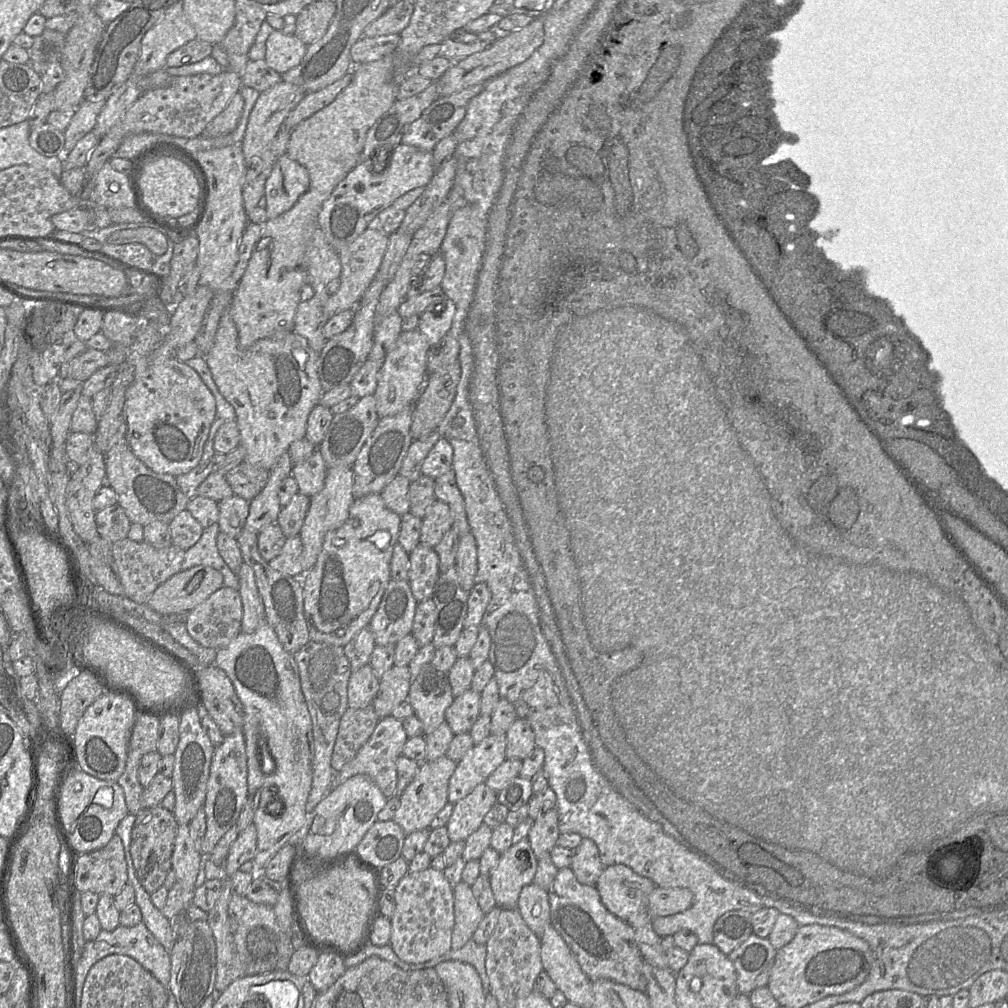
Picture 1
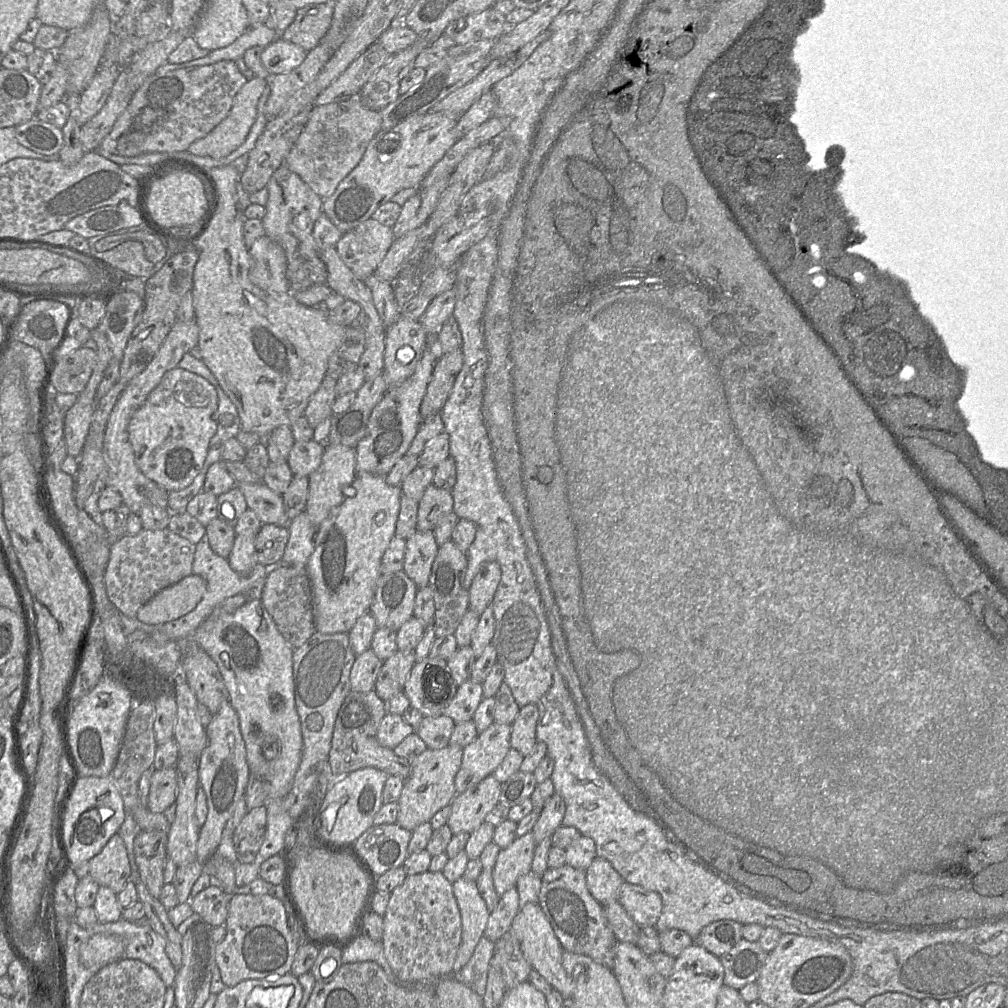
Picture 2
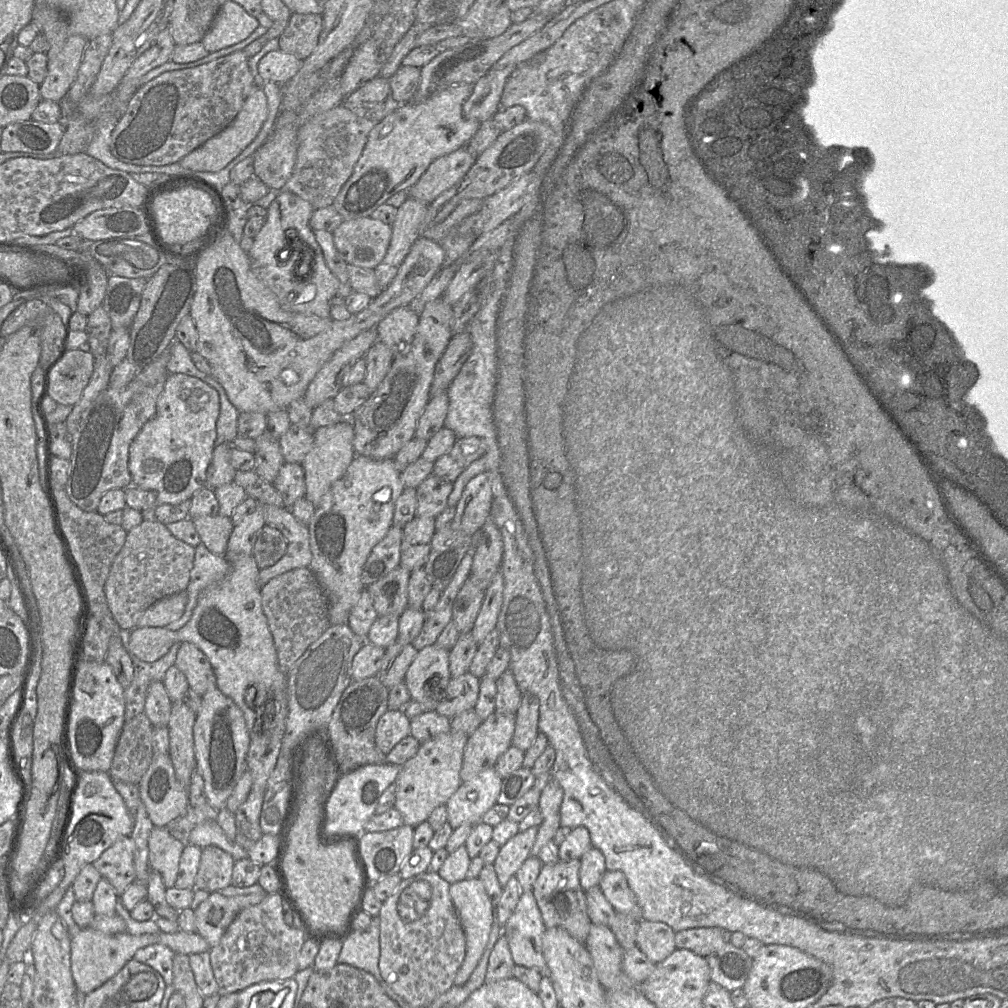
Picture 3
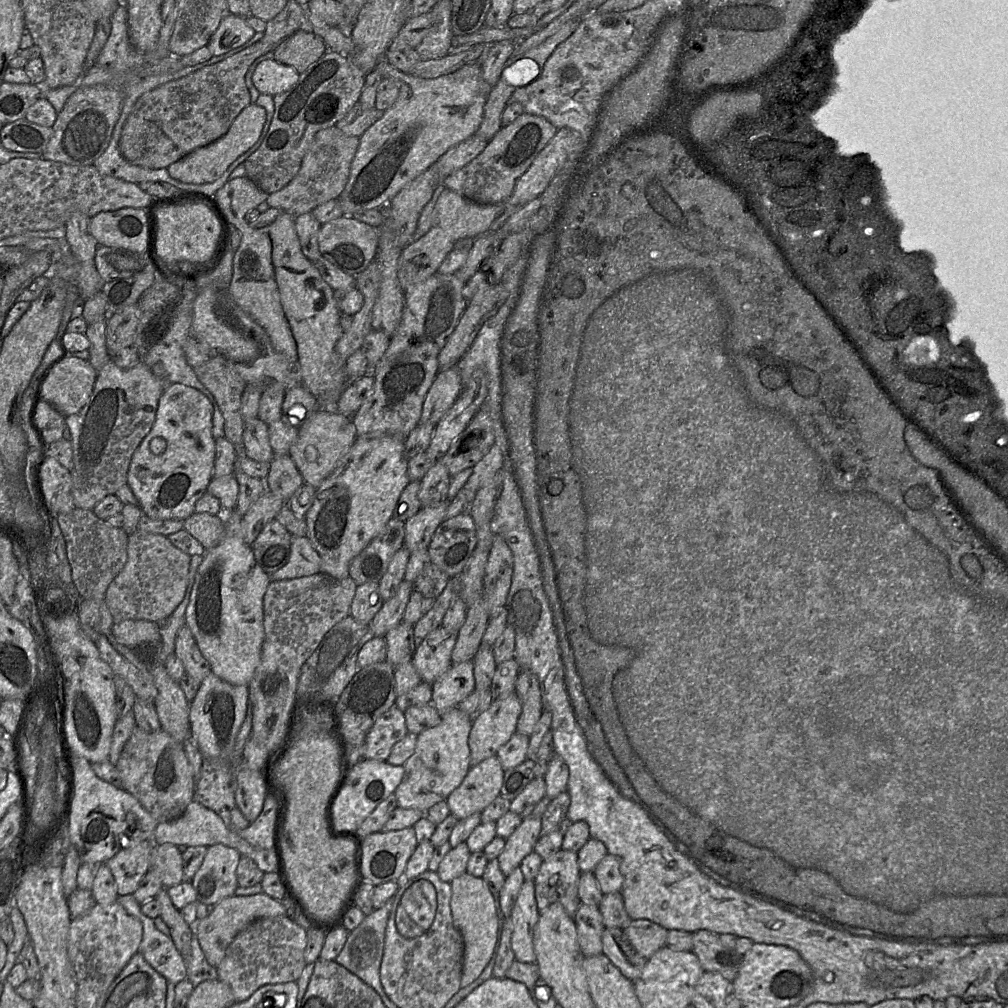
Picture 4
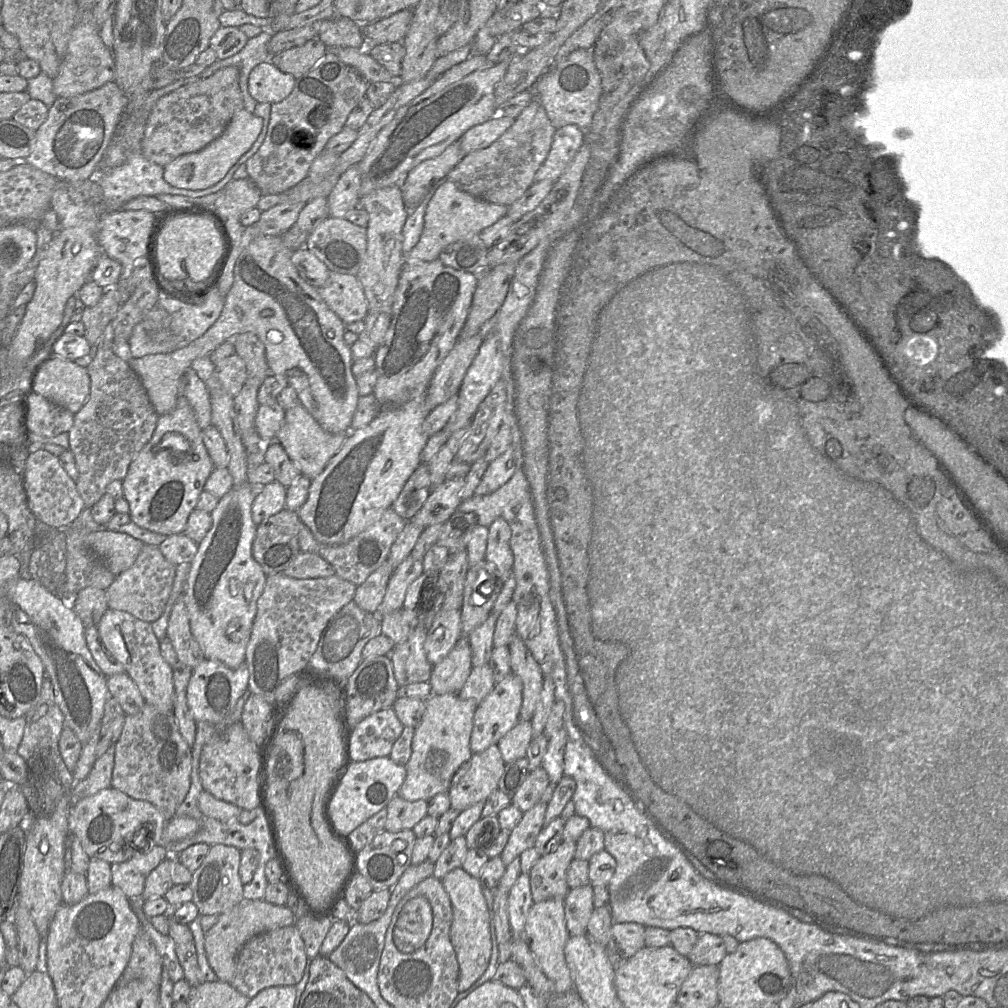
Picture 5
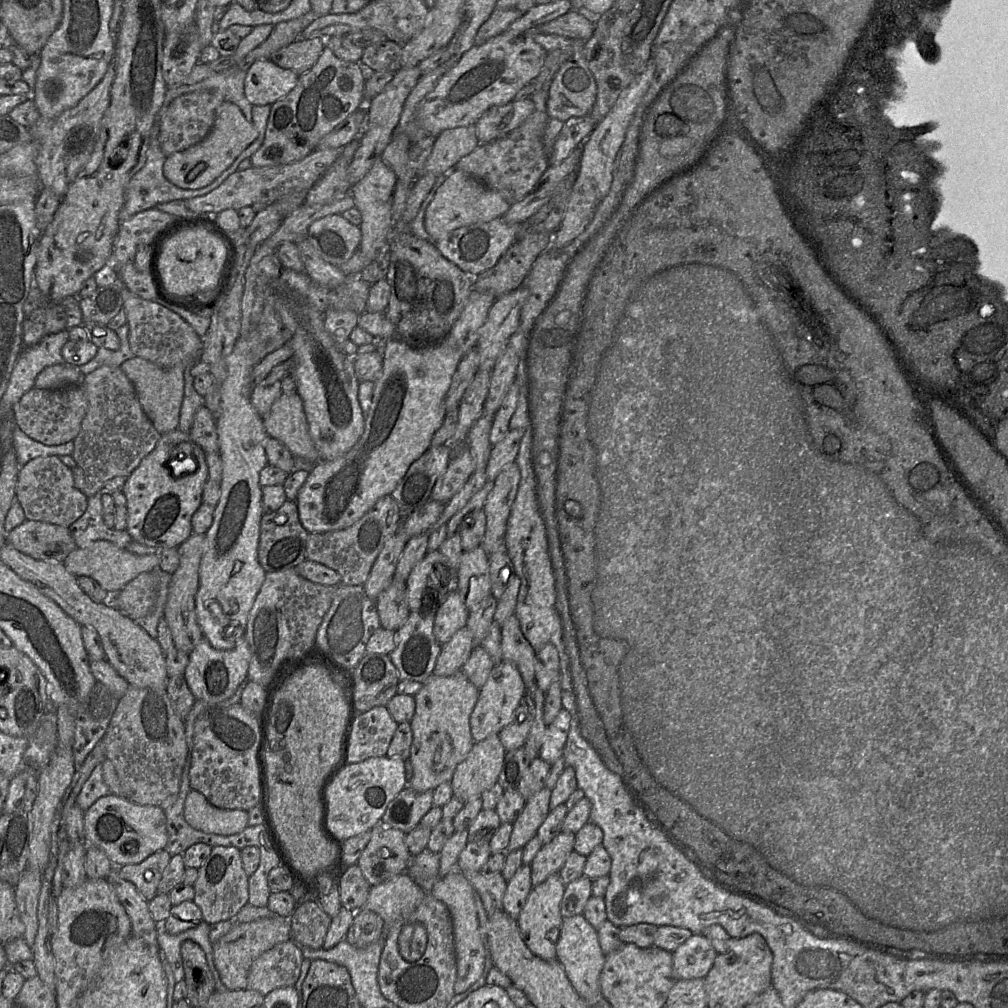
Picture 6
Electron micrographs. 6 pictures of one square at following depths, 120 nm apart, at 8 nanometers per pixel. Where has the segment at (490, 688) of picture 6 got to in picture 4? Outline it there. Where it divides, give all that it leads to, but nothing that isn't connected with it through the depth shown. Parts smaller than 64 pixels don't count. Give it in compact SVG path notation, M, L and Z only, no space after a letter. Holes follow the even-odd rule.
M514 692L505 698L494 699L488 709L473 719L472 729L468 738L471 767L487 758L497 756L498 750L517 732L517 723L521 712L521 701Z

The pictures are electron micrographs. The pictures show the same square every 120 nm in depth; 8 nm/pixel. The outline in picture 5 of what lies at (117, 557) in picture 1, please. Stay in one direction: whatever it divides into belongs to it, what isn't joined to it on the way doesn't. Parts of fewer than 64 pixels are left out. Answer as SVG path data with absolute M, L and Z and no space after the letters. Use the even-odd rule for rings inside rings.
M144 544L133 565L117 575L106 589L108 607L125 611L145 622L154 622L163 613L173 587L175 573L176 566L164 557L158 546Z

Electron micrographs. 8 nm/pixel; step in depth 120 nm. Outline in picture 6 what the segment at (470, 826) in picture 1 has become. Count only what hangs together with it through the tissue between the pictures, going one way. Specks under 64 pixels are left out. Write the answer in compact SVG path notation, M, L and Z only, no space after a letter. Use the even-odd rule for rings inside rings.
M499 734L475 742L451 779L453 795L469 802L498 782L506 749Z

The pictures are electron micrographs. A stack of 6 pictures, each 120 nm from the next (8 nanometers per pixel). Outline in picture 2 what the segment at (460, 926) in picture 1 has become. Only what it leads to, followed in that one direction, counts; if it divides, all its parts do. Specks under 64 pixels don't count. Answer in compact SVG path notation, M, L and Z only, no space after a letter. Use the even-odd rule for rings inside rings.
M464 876L452 883L462 922L461 943L453 965L453 972L461 970L470 960L484 936L490 911L479 893L476 881Z

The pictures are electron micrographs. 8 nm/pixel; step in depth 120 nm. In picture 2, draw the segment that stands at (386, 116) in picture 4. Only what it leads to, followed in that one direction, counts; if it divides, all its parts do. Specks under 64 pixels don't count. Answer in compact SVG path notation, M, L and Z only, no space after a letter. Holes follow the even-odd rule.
M427 112L410 118L388 131L378 132L369 142L358 165L339 183L334 193L323 200L323 213L345 233L365 220L400 190L419 187L433 166L457 142L456 118L442 112Z

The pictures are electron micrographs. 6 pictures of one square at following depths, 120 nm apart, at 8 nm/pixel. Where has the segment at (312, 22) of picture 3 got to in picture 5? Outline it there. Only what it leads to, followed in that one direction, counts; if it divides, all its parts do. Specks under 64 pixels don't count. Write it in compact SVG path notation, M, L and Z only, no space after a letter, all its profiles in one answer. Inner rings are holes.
M317 36L301 45L270 55L270 61L296 79L313 68L326 52L327 46Z

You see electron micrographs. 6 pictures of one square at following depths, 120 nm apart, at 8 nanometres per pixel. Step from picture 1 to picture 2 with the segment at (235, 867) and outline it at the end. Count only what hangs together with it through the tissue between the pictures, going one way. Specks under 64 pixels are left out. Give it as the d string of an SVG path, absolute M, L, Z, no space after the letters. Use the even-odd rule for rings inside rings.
M264 805L247 811L233 832L233 843L237 854L257 854L265 837L266 826L267 810Z

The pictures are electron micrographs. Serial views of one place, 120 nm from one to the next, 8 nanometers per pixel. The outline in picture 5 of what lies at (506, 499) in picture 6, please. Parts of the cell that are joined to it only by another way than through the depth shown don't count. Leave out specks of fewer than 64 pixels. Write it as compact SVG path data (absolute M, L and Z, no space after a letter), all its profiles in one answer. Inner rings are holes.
M503 518L489 527L486 560L492 564L502 583L513 577L514 555L510 547L511 528Z

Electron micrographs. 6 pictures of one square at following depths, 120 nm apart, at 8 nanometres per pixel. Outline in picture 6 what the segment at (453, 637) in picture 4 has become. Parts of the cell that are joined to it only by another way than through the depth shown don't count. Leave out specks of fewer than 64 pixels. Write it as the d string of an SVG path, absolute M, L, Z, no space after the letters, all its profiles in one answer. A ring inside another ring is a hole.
M458 590L449 592L439 601L439 606L436 607L434 635L436 640L443 645L458 630L467 626L470 612Z

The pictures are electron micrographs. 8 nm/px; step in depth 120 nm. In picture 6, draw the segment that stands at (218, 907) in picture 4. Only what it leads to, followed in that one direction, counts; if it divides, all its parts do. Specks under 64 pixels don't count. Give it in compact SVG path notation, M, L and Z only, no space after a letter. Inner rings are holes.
M271 916L248 923L235 924L213 944L213 957L220 980L228 990L245 990L252 963L275 945L292 939L290 917Z

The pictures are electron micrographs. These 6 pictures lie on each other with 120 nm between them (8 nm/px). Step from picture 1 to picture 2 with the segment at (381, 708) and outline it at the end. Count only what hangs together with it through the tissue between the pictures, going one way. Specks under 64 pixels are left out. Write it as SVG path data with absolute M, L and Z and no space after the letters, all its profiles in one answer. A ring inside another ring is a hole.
M414 651L397 652L385 660L378 674L374 690L386 703L404 689L407 677L416 663Z

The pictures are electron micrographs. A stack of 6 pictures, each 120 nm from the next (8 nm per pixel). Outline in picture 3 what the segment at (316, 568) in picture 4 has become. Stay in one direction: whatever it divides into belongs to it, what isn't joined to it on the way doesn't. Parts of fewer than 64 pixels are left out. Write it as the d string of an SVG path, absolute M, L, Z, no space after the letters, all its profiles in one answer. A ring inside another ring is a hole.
M259 504L266 525L278 529L287 541L285 555L273 566L261 569L258 585L264 586L269 580L296 568L309 568L312 552L308 527L301 524L286 507Z

